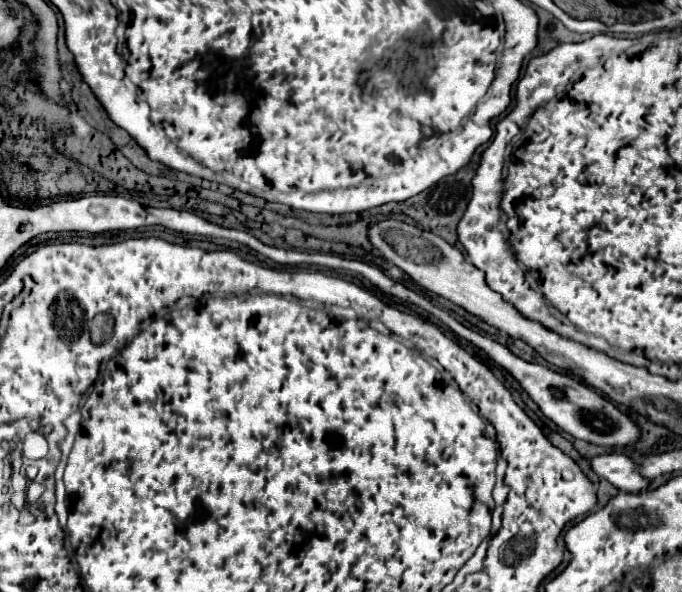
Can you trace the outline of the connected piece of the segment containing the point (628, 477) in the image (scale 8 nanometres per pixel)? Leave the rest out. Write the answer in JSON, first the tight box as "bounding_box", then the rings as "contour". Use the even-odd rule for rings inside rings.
{"bounding_box":[590,452,648,492],"contour":[[[612,452],[594,456],[590,458],[590,468],[622,492],[642,492],[648,486],[648,480],[636,472],[634,460],[630,460],[626,454]]]}

